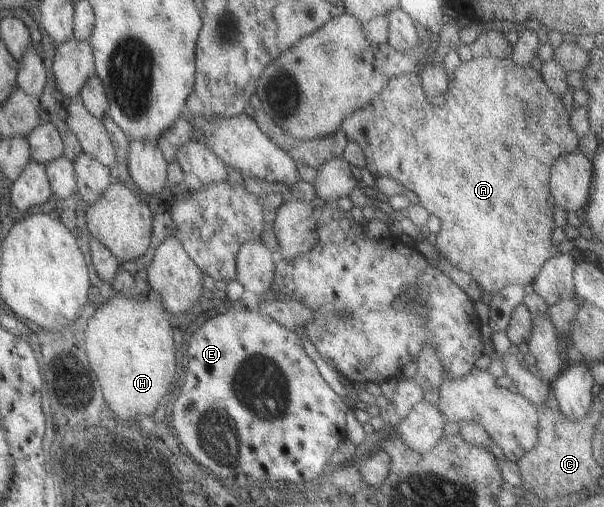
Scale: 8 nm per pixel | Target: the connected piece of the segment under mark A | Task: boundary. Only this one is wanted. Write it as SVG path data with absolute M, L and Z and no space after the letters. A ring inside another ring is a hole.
M475 57L467 59L466 61L460 60L454 73L452 73L452 79L448 82L446 91L442 93L442 97L446 99L444 105L440 107L432 107L424 101L424 92L421 88L419 80L416 78L417 73L412 74L400 74L394 77L390 77L384 85L384 89L380 89L372 101L368 101L364 107L356 109L356 113L348 115L341 123L341 130L344 132L344 137L347 141L354 141L358 143L358 147L362 149L365 157L365 167L373 175L388 176L394 181L397 181L402 187L408 189L416 195L418 203L424 207L430 215L438 217L440 219L440 227L438 231L434 233L433 245L438 253L439 257L442 257L444 261L448 261L452 267L460 269L474 278L474 281L478 283L482 292L489 293L491 296L496 294L496 291L500 291L504 285L522 285L527 288L530 285L536 271L540 265L544 263L548 258L554 257L558 251L557 245L554 245L550 241L550 235L552 229L555 227L554 220L552 219L552 209L554 209L554 201L548 191L548 175L551 165L555 163L556 159L573 152L580 139L572 131L568 123L568 116L570 110L566 110L560 96L552 95L540 74L532 70L529 64L516 65L508 57Z

